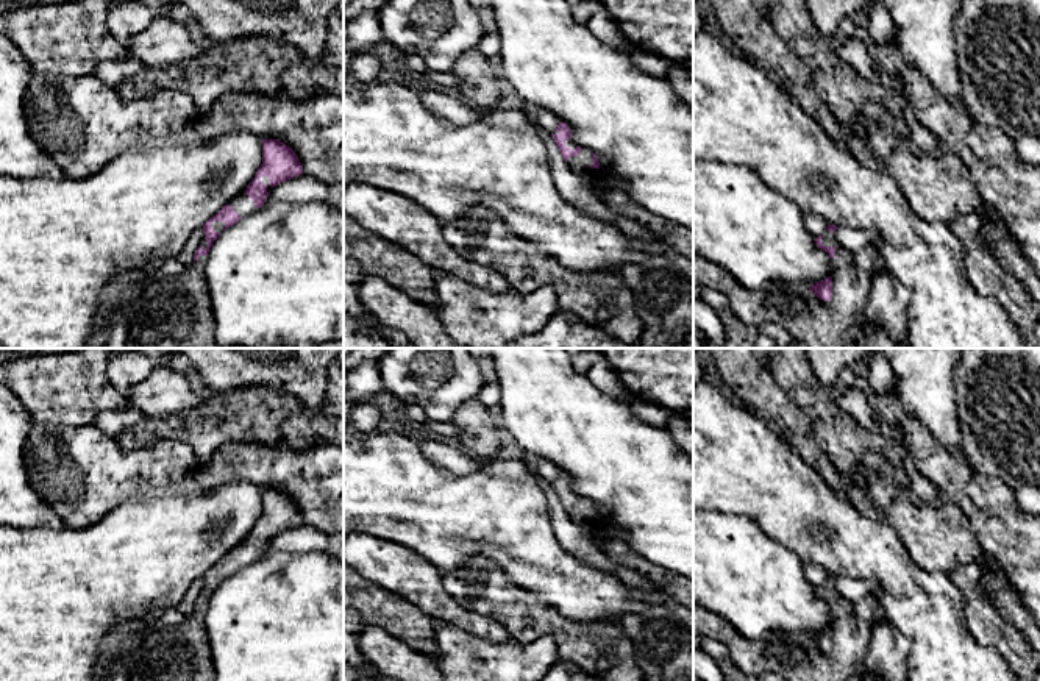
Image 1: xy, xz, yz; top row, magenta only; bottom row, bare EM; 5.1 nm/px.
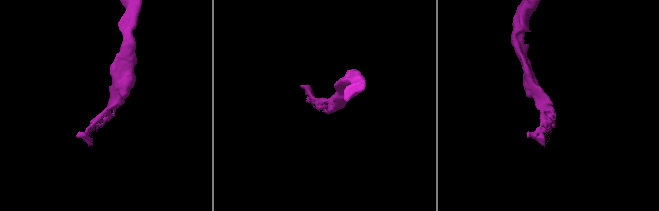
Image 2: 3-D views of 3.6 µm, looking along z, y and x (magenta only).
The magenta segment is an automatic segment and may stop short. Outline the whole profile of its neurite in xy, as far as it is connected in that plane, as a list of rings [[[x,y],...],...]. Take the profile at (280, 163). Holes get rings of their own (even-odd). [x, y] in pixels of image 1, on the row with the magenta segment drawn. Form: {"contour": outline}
{"contour": [[[278,139],[262,141],[262,164],[255,178],[205,225],[194,264],[173,278],[148,286],[130,316],[125,348],[223,348],[215,344],[215,319],[205,275],[212,242],[240,219],[270,203],[270,191],[303,173],[295,152]]]}

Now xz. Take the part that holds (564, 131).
{"contour": [[[561,122],[551,136],[572,170],[579,173],[590,186],[597,186],[603,180],[598,156],[573,144],[572,130],[565,122]]]}

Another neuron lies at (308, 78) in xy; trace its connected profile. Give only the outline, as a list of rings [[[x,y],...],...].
[[[328,19],[326,52],[317,61],[305,59],[287,67],[281,75],[283,92],[292,98],[322,94],[344,98],[344,22]]]

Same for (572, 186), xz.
[[[539,125],[537,131],[540,133],[547,145],[550,170],[554,184],[564,200],[570,201],[575,208],[587,212],[593,219],[614,223],[625,236],[632,236],[643,241],[654,241],[651,233],[648,233],[643,226],[634,223],[631,219],[622,217],[612,208],[604,205],[598,198],[595,187],[590,186],[579,173],[568,167],[553,136]]]

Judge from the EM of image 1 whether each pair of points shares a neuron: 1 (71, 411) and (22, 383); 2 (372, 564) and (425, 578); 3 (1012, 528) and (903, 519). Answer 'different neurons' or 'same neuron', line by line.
1: same neuron
2: same neuron
3: different neurons

